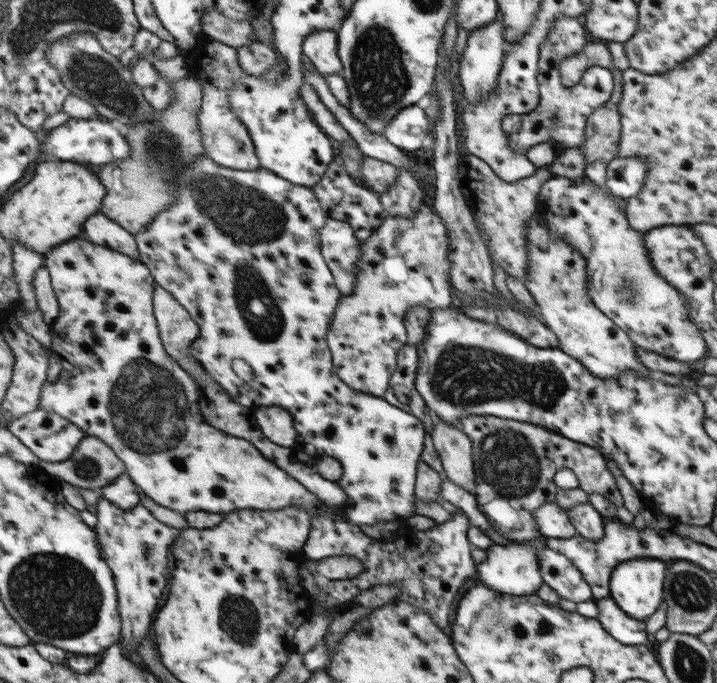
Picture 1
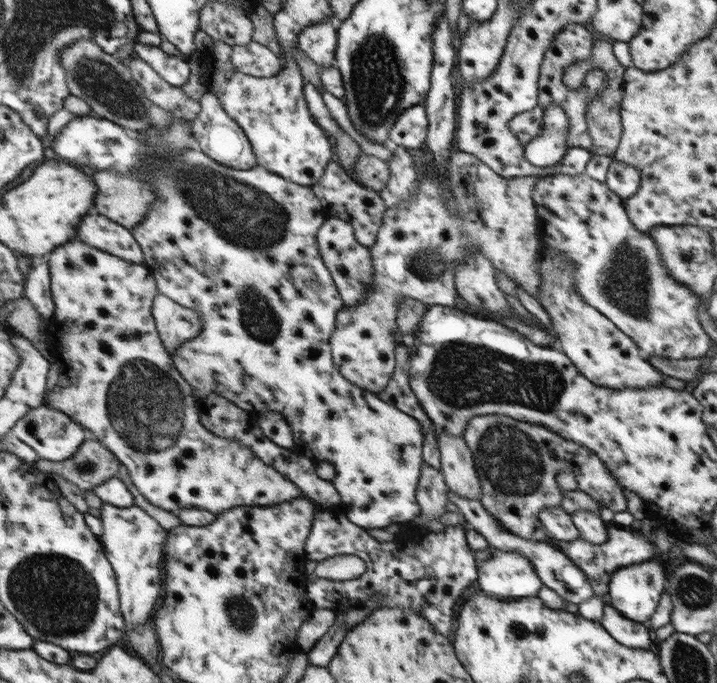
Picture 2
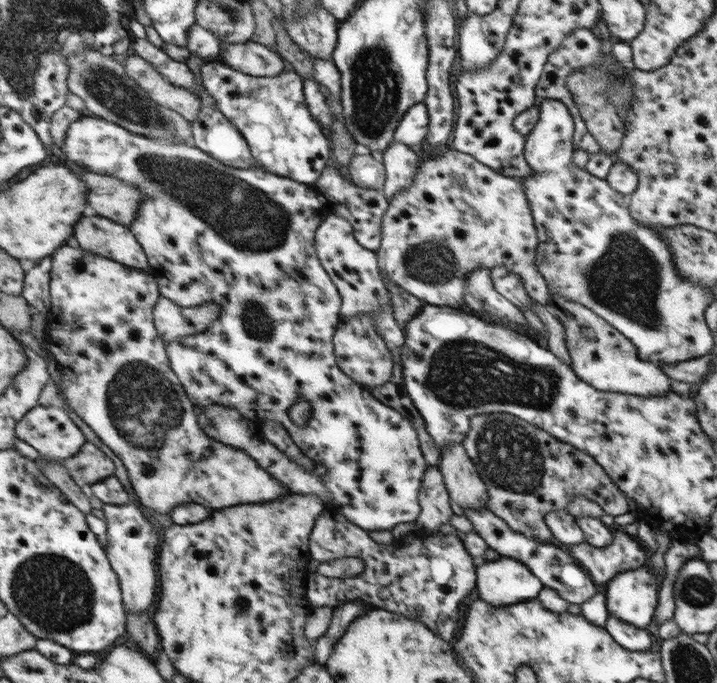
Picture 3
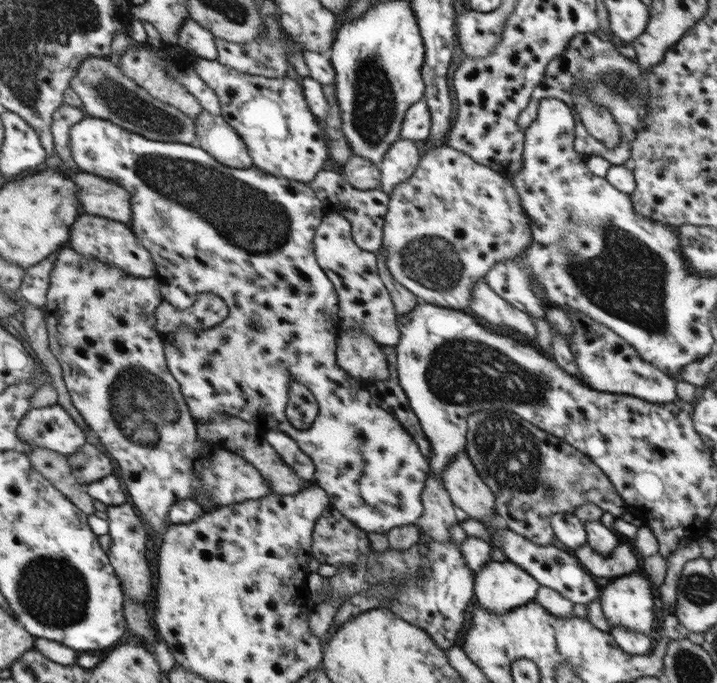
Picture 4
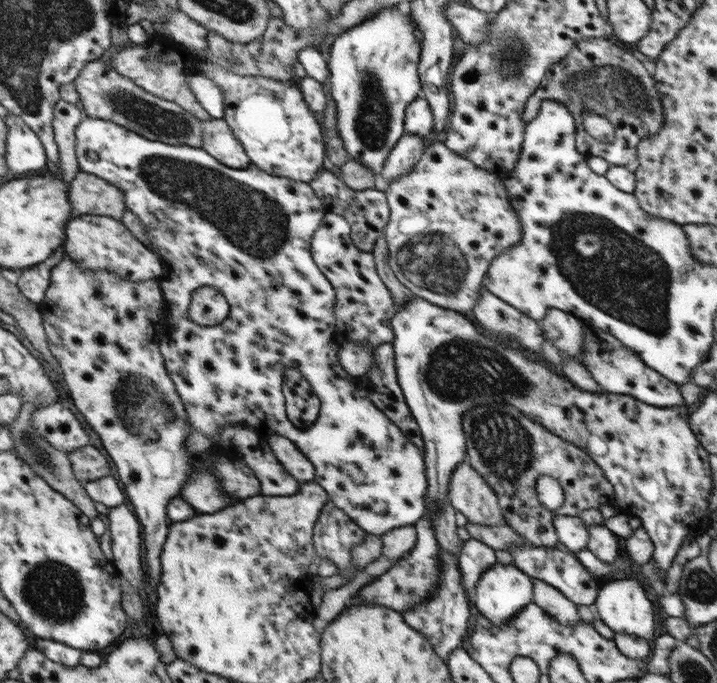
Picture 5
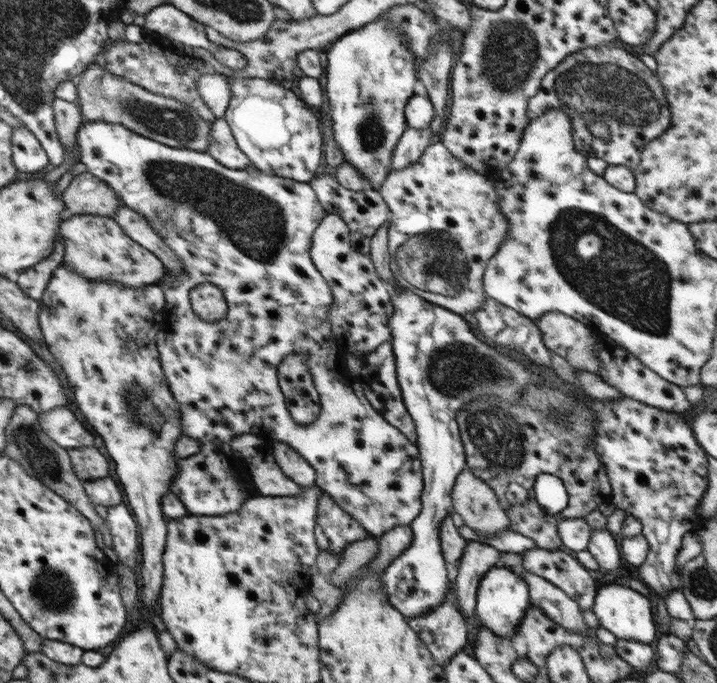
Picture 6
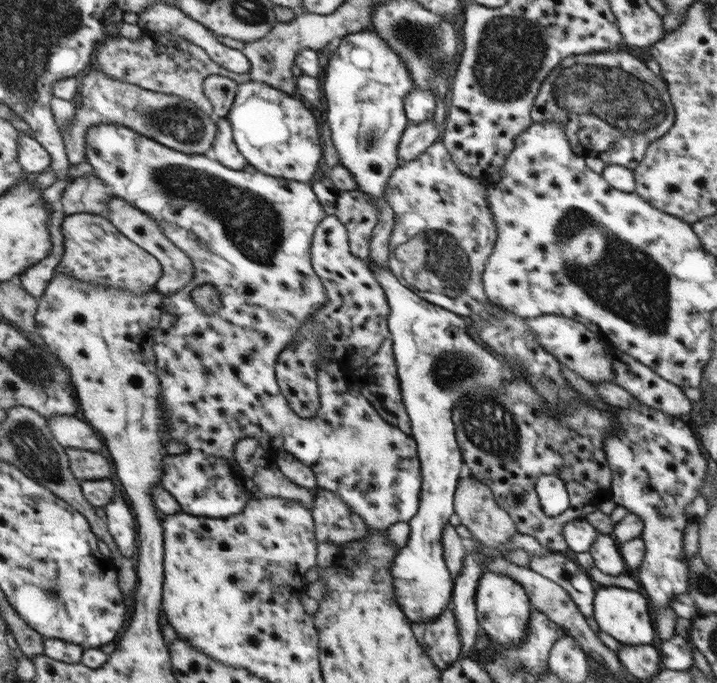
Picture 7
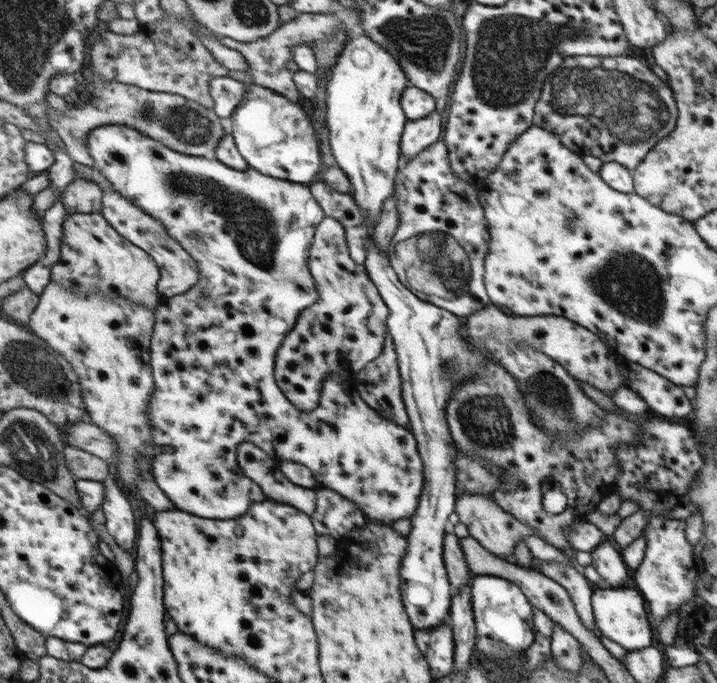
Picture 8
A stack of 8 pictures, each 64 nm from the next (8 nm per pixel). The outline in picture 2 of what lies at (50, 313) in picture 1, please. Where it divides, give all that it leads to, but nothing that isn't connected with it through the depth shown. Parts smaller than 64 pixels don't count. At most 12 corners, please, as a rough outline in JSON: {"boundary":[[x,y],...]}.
{"boundary":[[50,263],[31,270],[26,294],[45,320],[58,306]]}

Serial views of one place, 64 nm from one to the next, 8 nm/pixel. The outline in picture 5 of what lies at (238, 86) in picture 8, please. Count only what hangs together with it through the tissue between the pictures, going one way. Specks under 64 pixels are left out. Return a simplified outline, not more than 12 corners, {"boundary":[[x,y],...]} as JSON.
{"boundary":[[202,74],[186,81],[210,116],[223,118],[225,96]]}

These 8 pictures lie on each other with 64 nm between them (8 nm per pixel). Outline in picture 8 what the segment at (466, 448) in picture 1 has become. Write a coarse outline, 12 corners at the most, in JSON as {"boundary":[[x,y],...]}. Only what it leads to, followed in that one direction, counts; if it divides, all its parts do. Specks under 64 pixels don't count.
{"boundary":[[456,496],[456,514],[502,560],[536,530],[490,496]]}

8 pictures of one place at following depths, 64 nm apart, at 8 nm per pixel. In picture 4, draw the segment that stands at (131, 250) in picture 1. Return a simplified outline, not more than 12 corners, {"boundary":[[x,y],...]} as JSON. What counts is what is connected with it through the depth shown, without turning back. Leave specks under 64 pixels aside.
{"boundary":[[82,214],[67,246],[138,278],[157,276],[129,224]]}

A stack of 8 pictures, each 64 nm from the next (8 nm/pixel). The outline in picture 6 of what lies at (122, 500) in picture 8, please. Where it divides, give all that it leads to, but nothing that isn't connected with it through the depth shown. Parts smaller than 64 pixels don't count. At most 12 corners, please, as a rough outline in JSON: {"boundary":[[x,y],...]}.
{"boundary":[[123,502],[109,507],[114,550],[138,572],[138,528]]}

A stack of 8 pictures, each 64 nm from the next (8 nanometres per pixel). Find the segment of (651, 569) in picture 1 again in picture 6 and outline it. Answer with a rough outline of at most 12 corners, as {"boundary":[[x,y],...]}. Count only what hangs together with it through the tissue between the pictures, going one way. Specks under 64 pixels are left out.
{"boundary":[[615,581],[592,610],[616,639],[656,638],[650,600]]}

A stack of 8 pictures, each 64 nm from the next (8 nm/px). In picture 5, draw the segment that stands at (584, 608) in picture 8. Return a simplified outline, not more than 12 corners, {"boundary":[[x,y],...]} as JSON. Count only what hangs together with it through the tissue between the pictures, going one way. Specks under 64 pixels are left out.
{"boundary":[[531,543],[508,551],[522,572],[592,606],[602,581],[574,554]]}

